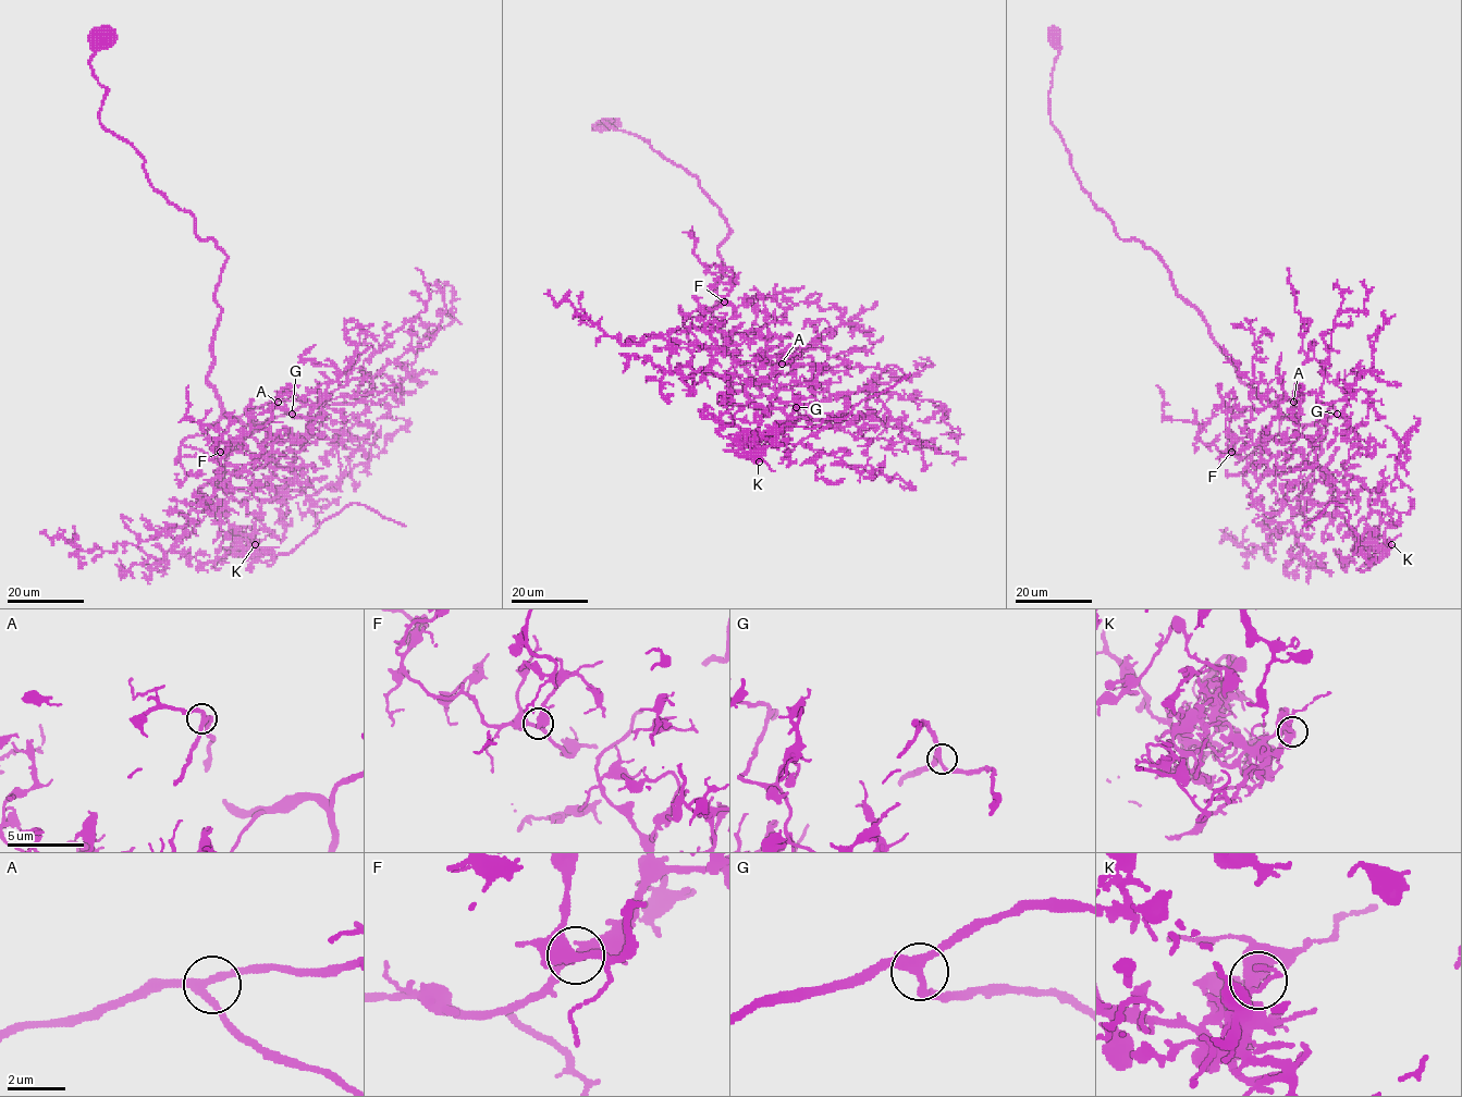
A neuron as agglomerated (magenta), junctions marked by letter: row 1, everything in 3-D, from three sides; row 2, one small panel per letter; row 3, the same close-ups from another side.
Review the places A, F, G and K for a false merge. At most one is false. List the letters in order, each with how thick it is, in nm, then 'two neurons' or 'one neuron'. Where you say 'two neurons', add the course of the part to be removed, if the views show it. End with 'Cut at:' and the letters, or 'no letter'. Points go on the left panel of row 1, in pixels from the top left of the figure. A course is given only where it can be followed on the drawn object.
A: calibre 260 nm; one neuron
F: calibre 320 nm; one neuron
G: calibre 300 nm; one neuron
K: calibre 320 nm; two neurons; course (254, 544), (249, 549), (255, 555), (272, 564), (275, 555), (292, 552), (353, 503), (406, 527)
Cut at: K

